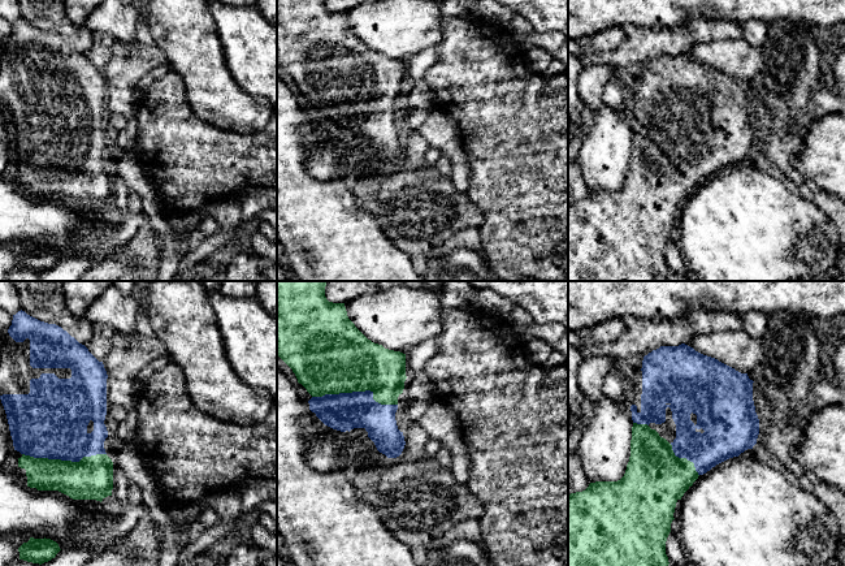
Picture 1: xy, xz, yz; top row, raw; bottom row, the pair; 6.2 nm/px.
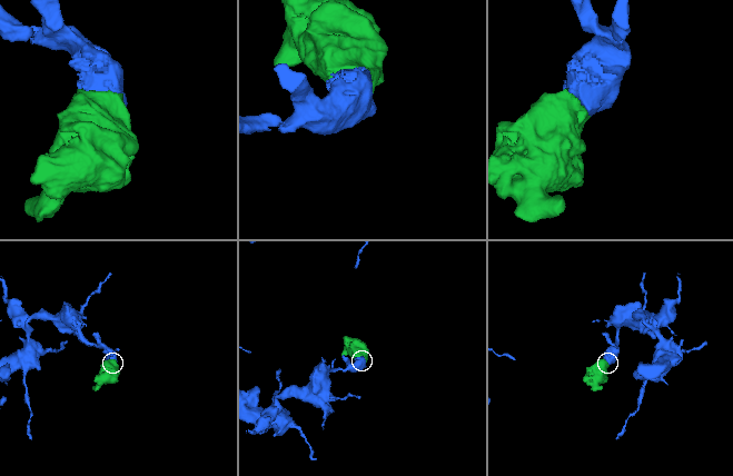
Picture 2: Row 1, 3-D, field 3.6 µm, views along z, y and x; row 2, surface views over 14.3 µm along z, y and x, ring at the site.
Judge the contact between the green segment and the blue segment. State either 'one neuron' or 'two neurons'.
one neuron

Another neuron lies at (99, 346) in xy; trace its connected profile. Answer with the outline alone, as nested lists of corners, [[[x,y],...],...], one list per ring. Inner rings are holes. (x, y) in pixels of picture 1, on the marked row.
[[[94,333],[84,346],[99,362],[103,362],[112,347],[112,338]]]

